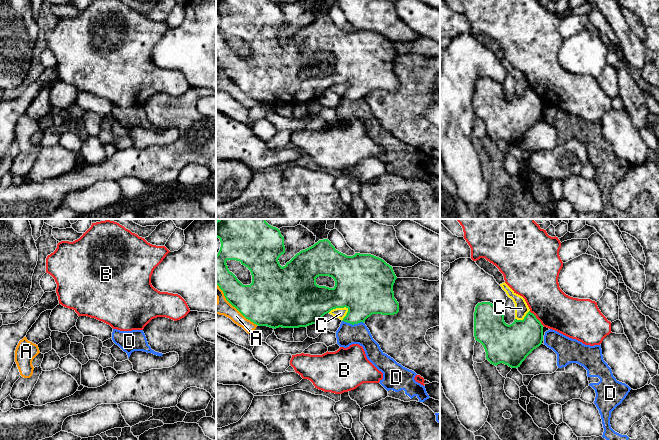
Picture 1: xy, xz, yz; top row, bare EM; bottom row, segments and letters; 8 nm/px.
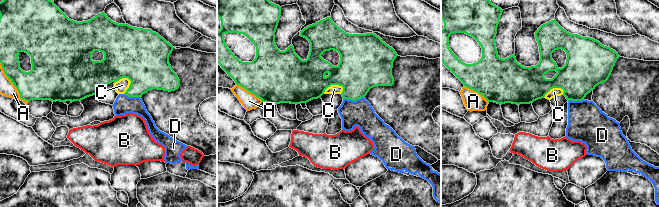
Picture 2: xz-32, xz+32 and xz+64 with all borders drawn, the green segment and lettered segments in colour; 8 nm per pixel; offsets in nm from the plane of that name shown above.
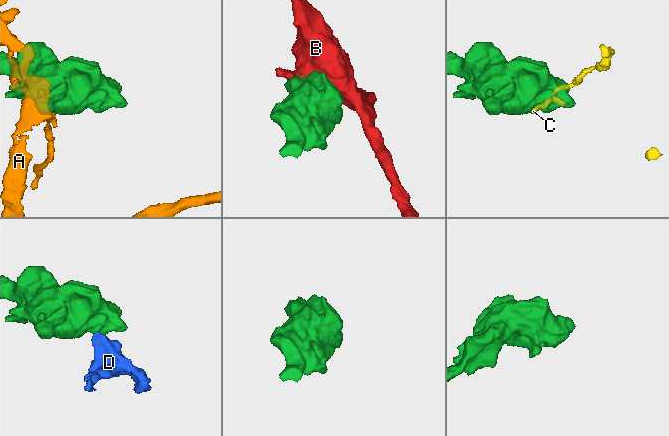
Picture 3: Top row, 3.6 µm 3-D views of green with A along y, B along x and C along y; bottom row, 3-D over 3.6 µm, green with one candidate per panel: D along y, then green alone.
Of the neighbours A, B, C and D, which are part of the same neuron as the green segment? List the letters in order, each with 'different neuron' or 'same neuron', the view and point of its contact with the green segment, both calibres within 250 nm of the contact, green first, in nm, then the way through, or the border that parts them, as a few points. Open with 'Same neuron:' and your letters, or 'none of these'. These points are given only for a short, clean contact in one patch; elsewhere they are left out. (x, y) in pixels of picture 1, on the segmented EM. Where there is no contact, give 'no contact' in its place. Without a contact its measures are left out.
Same neuron: none of these
A: different neuron; contact xz (233, 306); calibres 360 and 120 nm
B: different neuron; contact yz (536, 318); calibres 300 and 300 nm
C: different neuron; contact xz (338, 307); calibres 420 and 90 nm
D: different neuron; contact xz (353, 324); calibres 320 and 180 nm; border xz (342, 320), (352, 324), (363, 323)

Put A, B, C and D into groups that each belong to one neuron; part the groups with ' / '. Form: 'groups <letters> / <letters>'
groups A / B / C / D

